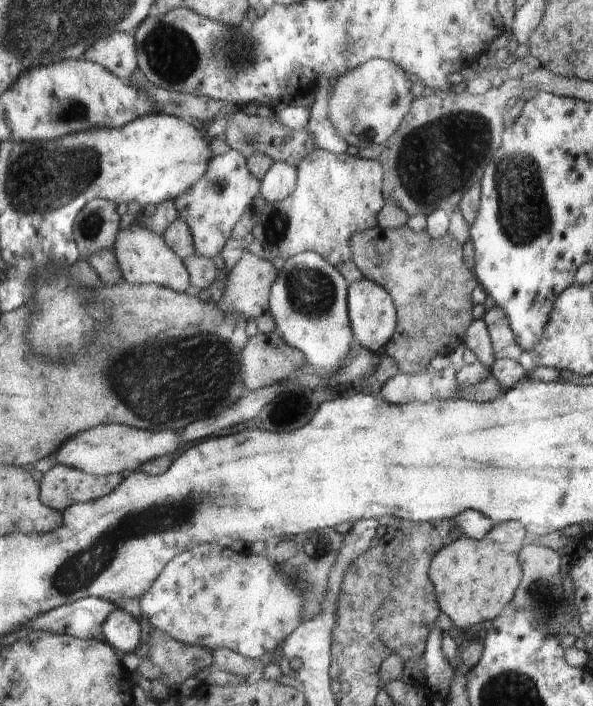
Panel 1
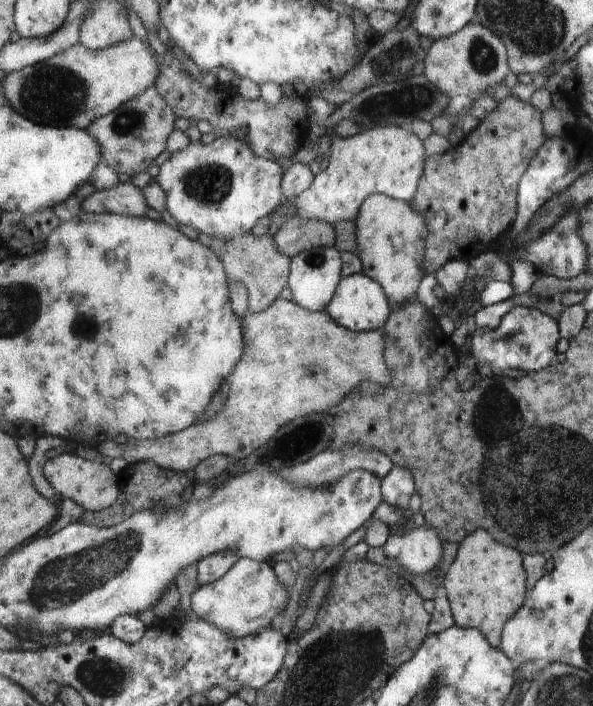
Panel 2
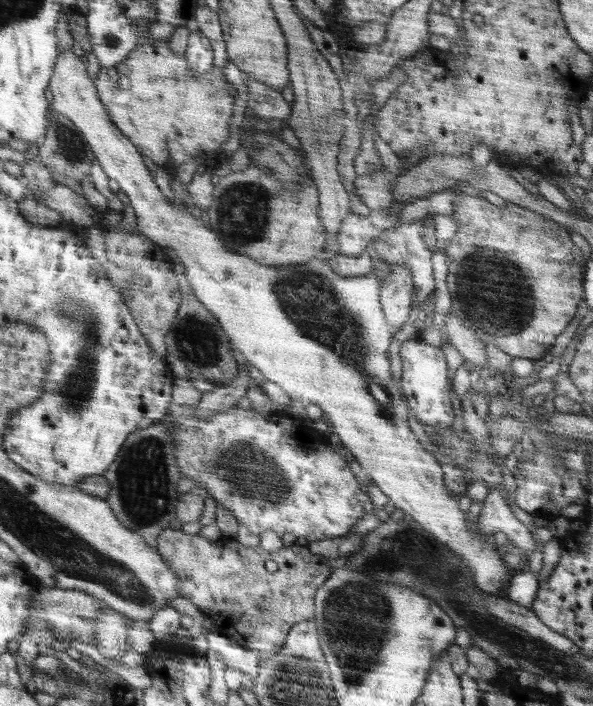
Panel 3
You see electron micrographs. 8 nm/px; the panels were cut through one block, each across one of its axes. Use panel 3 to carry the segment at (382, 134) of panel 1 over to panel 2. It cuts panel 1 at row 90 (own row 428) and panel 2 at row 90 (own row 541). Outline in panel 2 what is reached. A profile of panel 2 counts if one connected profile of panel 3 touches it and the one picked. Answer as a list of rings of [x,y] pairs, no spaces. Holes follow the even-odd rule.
[[[476,20],[455,35],[432,42],[422,62],[422,74],[446,97],[457,95],[478,97],[491,91],[494,84],[504,80],[510,62],[506,62],[507,48],[490,29]]]

